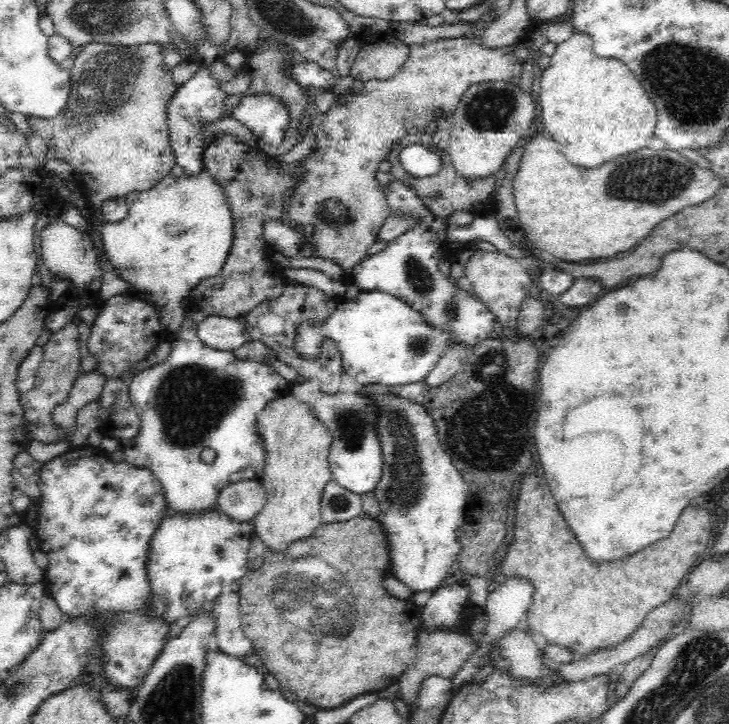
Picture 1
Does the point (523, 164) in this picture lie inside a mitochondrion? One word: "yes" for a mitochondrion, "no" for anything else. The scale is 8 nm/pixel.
no

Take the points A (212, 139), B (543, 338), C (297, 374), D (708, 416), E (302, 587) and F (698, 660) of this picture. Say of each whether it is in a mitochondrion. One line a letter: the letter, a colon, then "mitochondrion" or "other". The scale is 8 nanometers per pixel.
A: other
B: other
C: other
D: other
E: mitochondrion
F: mitochondrion

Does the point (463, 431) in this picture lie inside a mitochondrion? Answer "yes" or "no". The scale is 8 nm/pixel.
no

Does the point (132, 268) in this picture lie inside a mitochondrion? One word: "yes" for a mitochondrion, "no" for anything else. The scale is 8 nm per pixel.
yes

